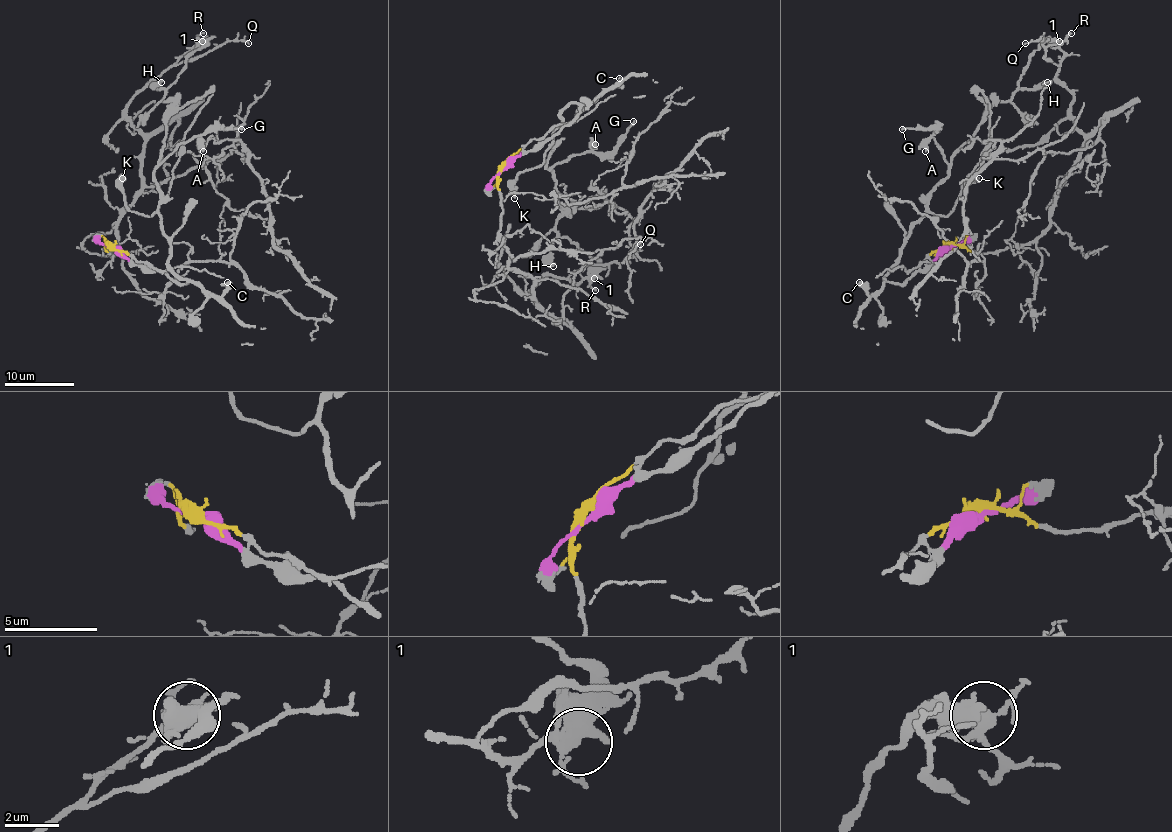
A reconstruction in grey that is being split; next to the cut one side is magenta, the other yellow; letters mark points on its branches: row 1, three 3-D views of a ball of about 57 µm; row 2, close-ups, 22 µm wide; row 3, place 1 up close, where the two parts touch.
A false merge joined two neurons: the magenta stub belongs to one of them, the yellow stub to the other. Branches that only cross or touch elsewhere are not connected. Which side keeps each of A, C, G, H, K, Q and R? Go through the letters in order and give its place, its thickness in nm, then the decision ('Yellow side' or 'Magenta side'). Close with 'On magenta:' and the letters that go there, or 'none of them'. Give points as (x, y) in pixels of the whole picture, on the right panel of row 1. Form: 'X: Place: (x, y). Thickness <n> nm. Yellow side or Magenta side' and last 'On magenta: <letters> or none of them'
A: Place: (925, 151). Thickness 360 nm. Magenta side
C: Place: (859, 282). Thickness 480 nm. Magenta side
G: Place: (902, 129). Thickness 160 nm. Magenta side
H: Place: (1047, 82). Thickness 480 nm. Magenta side
K: Place: (979, 178). Thickness 400 nm. Magenta side
Q: Place: (1025, 43). Thickness 60 nm. Yellow side
R: Place: (1071, 33). Thickness 120 nm. Magenta side
On magenta: A, C, G, H, K, R

